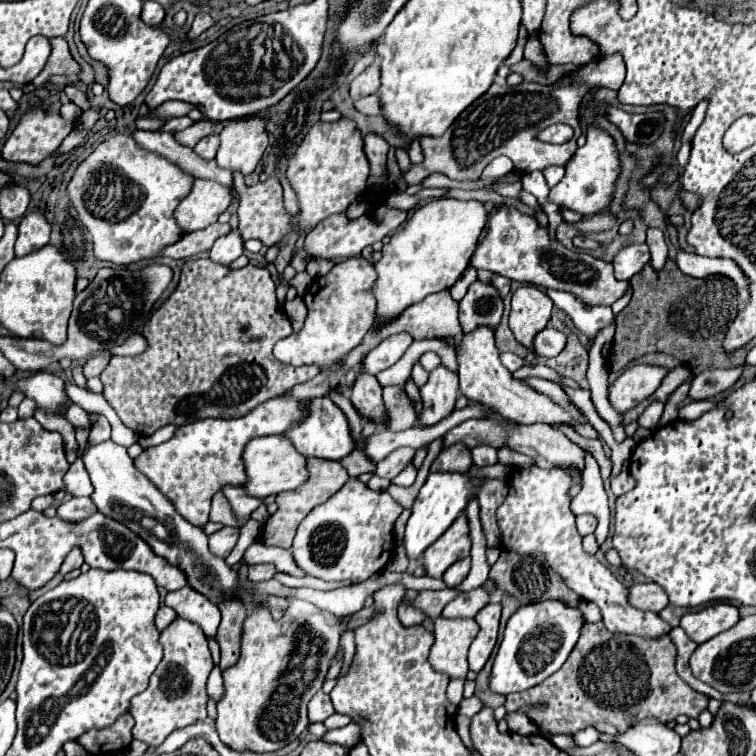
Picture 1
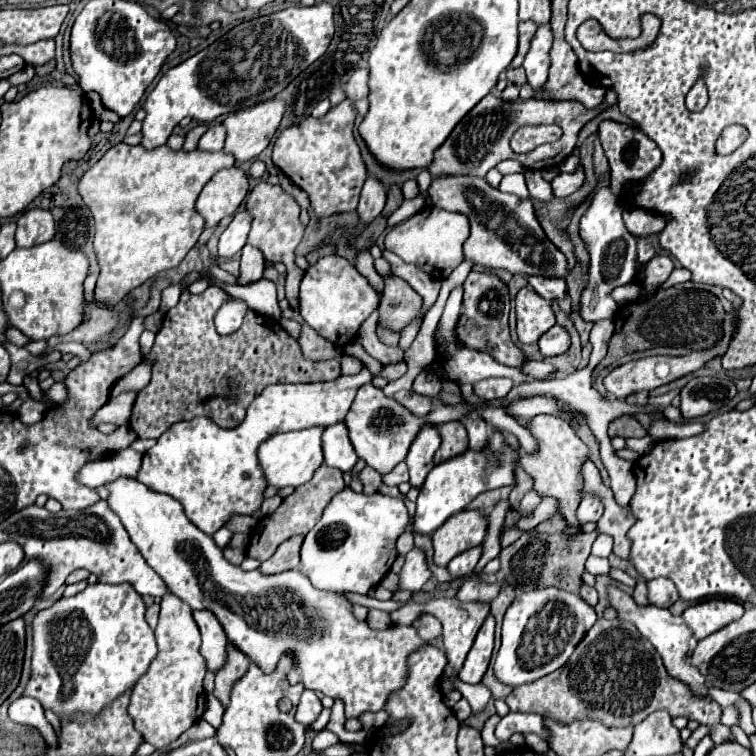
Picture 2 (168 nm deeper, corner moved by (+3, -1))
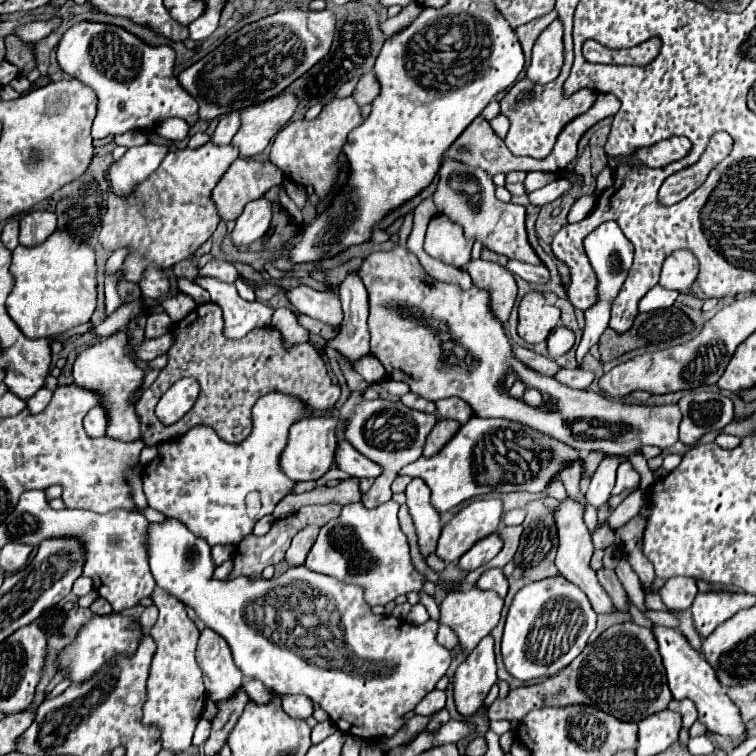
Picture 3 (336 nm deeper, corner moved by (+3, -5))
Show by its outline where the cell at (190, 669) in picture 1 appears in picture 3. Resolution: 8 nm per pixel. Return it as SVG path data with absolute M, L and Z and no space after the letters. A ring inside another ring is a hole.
M156 587L150 599L160 611L158 621L150 629L150 635L158 643L158 651L152 661L152 671L148 679L148 701L144 703L142 721L160 725L164 749L178 753L192 745L192 733L196 723L200 721L200 713L206 703L202 671L194 659L200 631L196 629L194 621L186 615L184 605L174 595L168 595L168 591Z

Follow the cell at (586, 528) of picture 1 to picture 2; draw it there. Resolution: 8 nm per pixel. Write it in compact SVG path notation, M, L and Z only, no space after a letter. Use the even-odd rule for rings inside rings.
M584 497L584 499L580 501L578 509L576 509L576 517L578 517L580 525L590 523L590 521L596 523L596 521L600 519L602 511L604 511L604 507L602 507L602 503L600 503L596 497Z

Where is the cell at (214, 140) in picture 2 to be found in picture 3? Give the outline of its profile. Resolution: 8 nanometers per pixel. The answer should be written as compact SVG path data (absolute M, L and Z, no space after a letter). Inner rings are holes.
M238 111L222 115L218 125L216 125L216 131L212 135L212 141L216 145L228 145L232 141L232 137L236 135L238 127L240 127L240 113Z

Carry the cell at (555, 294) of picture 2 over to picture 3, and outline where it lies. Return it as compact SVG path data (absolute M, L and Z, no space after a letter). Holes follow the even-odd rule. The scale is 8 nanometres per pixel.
M508 259L506 269L512 271L514 275L522 277L528 283L546 283L550 277L550 273L544 265L528 265L528 263L518 261L518 259Z

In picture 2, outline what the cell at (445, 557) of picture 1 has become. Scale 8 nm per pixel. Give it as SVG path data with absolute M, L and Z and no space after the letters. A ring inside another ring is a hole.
M462 511L456 513L444 523L434 535L434 563L438 567L446 567L456 555L468 551L470 547L478 547L486 535L486 517L480 511Z

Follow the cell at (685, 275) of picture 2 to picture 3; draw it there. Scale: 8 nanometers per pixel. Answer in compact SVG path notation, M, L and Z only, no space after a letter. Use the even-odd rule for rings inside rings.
M660 285L652 287L642 299L640 299L640 311L654 311L654 309L668 309L674 305L678 293L676 291L668 291Z

